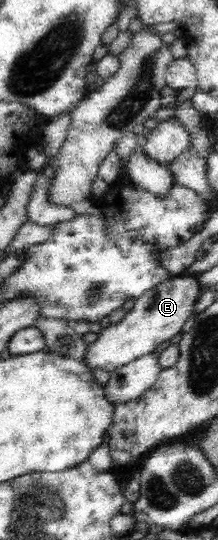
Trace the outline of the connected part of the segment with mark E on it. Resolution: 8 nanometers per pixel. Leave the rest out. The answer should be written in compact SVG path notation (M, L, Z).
M179 275L166 279L165 282L158 283L157 286L147 290L145 294L140 295L134 301L133 308L126 313L126 316L118 324L110 324L98 332L99 339L87 347L82 361L91 370L97 369L97 367L104 369L106 377L108 377L115 369L119 369L119 367L123 367L123 365L127 365L139 357L153 353L153 350L160 344L171 340L177 333L180 333L183 323L192 314L193 306L201 295L199 286L200 282L194 276Z

